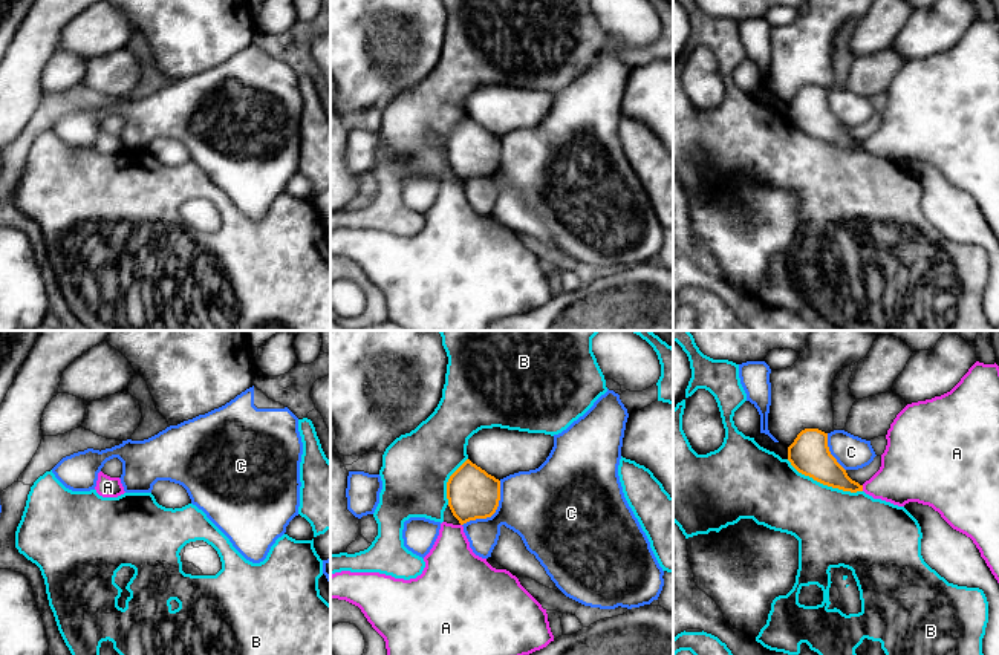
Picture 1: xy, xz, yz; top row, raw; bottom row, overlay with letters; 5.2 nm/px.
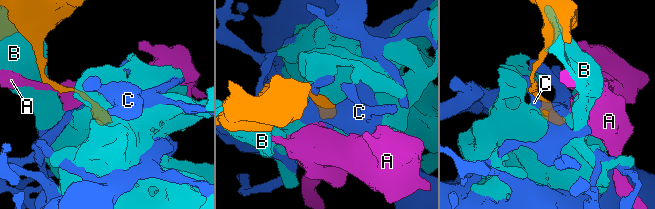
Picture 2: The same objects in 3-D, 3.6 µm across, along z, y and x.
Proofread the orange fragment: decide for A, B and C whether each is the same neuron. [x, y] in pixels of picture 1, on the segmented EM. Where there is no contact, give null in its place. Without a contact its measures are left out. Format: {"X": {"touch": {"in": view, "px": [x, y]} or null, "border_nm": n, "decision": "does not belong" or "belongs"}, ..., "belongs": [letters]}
{"A": {"touch": {"in": "yz", "px": [862, 488]}, "border_nm": 30, "decision": "does not belong"}, "B": {"touch": {"in": "yz", "px": [825, 484]}, "border_nm": 440, "decision": "does not belong"}, "C": {"touch": {"in": "xz", "px": [493, 513]}, "border_nm": 320, "decision": "does not belong"}, "belongs": []}

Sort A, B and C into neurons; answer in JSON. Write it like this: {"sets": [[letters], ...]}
{"sets": [["A"], ["B"], ["C"]]}

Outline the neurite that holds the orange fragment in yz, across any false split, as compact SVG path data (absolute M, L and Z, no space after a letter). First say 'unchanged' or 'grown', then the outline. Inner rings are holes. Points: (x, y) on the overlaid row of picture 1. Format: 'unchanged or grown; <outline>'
unchanged; M818 429L802 430L788 447L788 461L802 474L843 491L863 491L863 485L852 481L846 470L831 455L828 433Z

